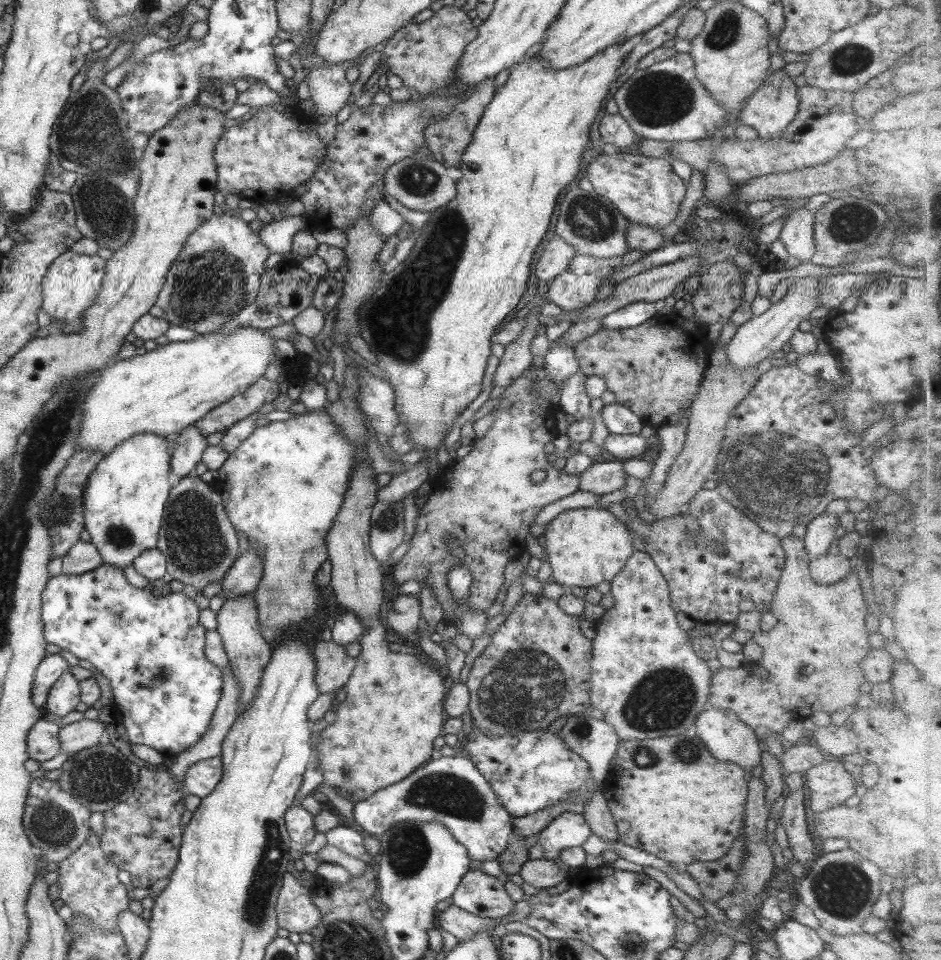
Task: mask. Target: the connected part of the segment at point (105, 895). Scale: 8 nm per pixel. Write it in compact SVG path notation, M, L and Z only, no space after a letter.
M91 831L89 839L70 856L58 864L58 894L60 900L72 909L73 916L87 916L101 927L103 932L110 932L118 927L118 917L129 908L128 888L118 880L119 868L101 849L101 839Z

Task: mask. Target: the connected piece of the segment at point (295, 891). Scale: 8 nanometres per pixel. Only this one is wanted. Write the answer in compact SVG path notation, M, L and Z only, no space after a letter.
M286 871L276 907L280 928L296 934L310 933L320 922L321 914L311 900L311 891L309 885L301 885L291 872Z

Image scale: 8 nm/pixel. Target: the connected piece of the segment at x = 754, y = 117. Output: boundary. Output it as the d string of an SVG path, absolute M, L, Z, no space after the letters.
M769 69L767 77L762 83L762 86L756 90L754 94L749 96L749 99L743 104L743 111L741 112L740 123L751 126L757 132L758 137L764 140L780 139L783 132L793 123L799 111L799 100L797 97L797 86L794 85L794 78L781 72L777 74L776 71Z

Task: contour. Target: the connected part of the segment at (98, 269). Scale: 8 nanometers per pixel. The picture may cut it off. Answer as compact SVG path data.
M67 251L54 260L44 276L43 303L41 308L50 316L52 332L59 331L56 322L70 325L81 322L87 308L97 299L102 290L102 281L106 275L106 261L98 255L78 255Z

